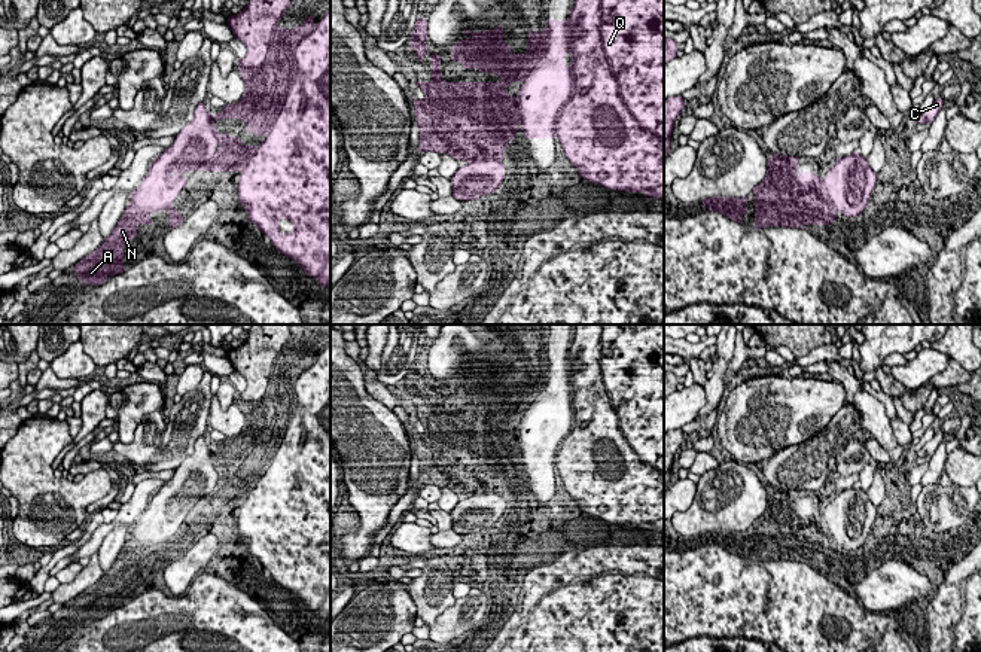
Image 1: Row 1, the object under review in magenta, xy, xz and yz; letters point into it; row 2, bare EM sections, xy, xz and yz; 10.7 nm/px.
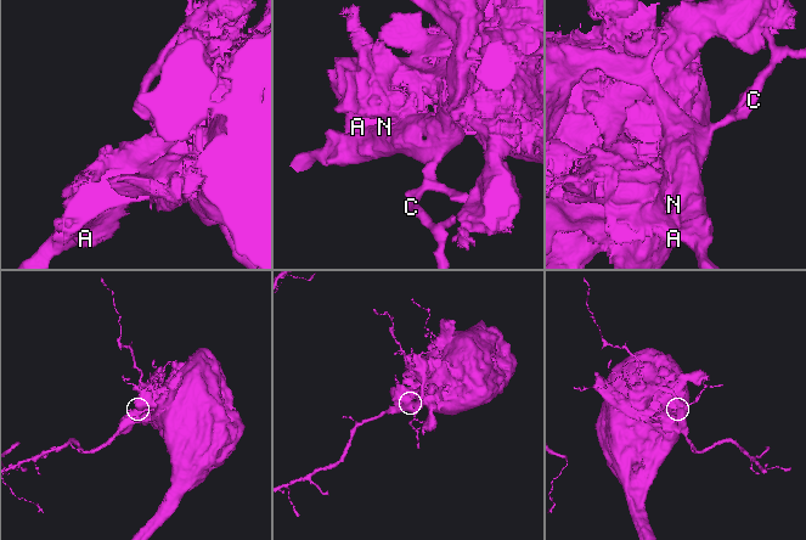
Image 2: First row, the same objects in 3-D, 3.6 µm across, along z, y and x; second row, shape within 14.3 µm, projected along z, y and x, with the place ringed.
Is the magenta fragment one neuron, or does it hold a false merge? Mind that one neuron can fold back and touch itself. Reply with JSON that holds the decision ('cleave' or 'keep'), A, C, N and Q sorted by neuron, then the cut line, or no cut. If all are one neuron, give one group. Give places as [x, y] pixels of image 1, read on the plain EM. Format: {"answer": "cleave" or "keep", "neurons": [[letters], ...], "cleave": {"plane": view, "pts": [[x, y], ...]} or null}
{"answer": "cleave", "neurons": [["A", "C", "Q"], ["N"]], "cleave": {"plane": "xy", "pts": [[164, 503], [157, 538], [130, 550], [124, 566], [104, 576]]}}

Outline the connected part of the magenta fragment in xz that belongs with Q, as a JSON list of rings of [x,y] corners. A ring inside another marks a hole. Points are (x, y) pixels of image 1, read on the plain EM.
[[[576,325],[576,332],[575,332],[575,339],[570,344],[570,348],[566,354],[554,354],[554,353],[546,353],[546,362],[542,363],[540,366],[537,365],[530,365],[528,366],[528,374],[527,374],[527,383],[524,387],[512,387],[511,384],[514,381],[508,380],[503,377],[503,360],[496,360],[494,363],[485,363],[484,366],[472,366],[470,363],[464,363],[464,368],[470,368],[470,372],[464,372],[464,374],[457,374],[453,378],[453,384],[451,384],[451,393],[457,394],[463,399],[463,402],[476,402],[479,405],[485,405],[485,406],[493,406],[499,409],[499,415],[444,415],[442,414],[442,405],[439,403],[441,400],[441,390],[438,387],[432,387],[432,414],[430,415],[417,415],[417,420],[421,421],[421,424],[424,426],[424,432],[423,433],[412,433],[412,438],[415,441],[415,451],[417,451],[417,457],[420,460],[420,479],[418,479],[418,485],[438,485],[438,487],[447,487],[450,490],[453,490],[454,493],[461,493],[464,496],[490,496],[491,500],[490,502],[497,502],[500,506],[503,506],[503,482],[508,481],[508,475],[515,472],[515,466],[518,461],[523,463],[524,470],[525,472],[558,472],[563,484],[567,490],[567,493],[570,494],[570,497],[573,500],[578,502],[578,506],[588,515],[594,515],[598,517],[607,522],[612,524],[628,524],[628,525],[643,525],[645,530],[651,530],[651,531],[664,531],[664,325]],[[514,415],[521,415],[521,421],[518,424],[518,429],[511,429],[505,424],[505,420],[514,420]]]

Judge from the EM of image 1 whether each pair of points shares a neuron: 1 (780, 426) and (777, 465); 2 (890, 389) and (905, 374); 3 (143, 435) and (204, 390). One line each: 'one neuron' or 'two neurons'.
1: two neurons
2: two neurons
3: two neurons

